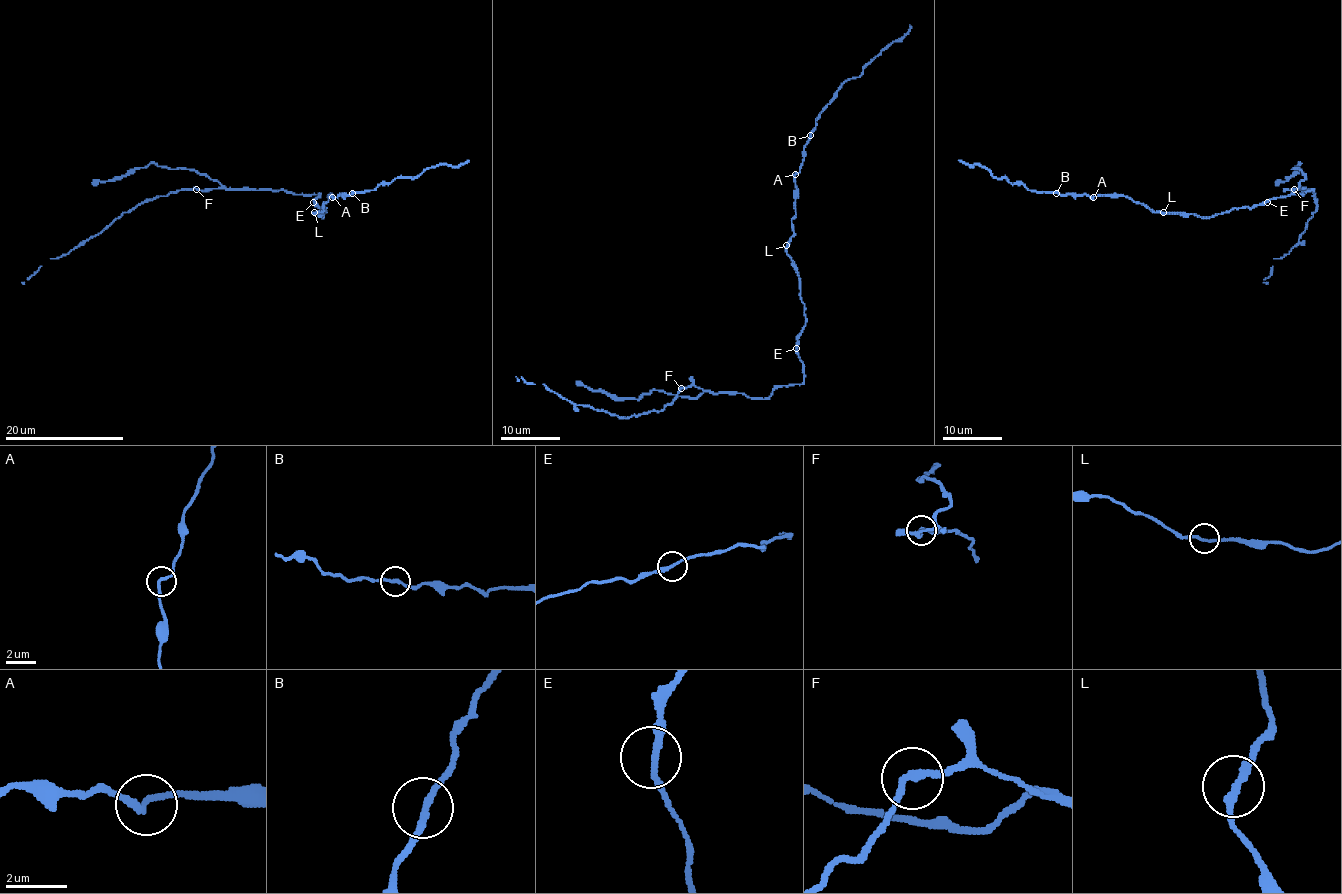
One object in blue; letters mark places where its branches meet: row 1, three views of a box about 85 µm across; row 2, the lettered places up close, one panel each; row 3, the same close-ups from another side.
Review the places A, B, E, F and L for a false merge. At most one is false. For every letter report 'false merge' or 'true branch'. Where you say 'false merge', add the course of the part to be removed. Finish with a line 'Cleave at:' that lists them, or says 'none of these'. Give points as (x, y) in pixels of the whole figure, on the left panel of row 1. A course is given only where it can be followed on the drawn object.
A: true branch
B: true branch
E: true branch
F: true branch
L: true branch
Cleave at: none of these

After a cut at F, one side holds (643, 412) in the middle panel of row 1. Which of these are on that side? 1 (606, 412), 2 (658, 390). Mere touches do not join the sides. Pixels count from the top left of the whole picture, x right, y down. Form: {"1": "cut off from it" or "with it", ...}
{"1": "with it", "2": "cut off from it"}

